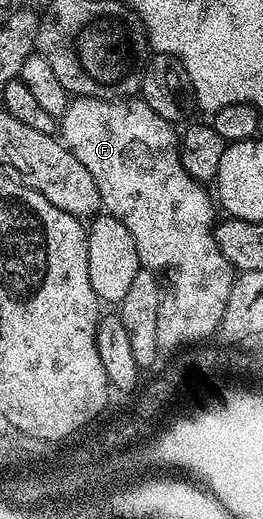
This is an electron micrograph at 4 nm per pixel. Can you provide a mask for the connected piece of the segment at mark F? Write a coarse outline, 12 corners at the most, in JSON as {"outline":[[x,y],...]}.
{"outline":[[75,97],[60,138],[164,279],[158,345],[217,335],[236,274],[179,131]]}

